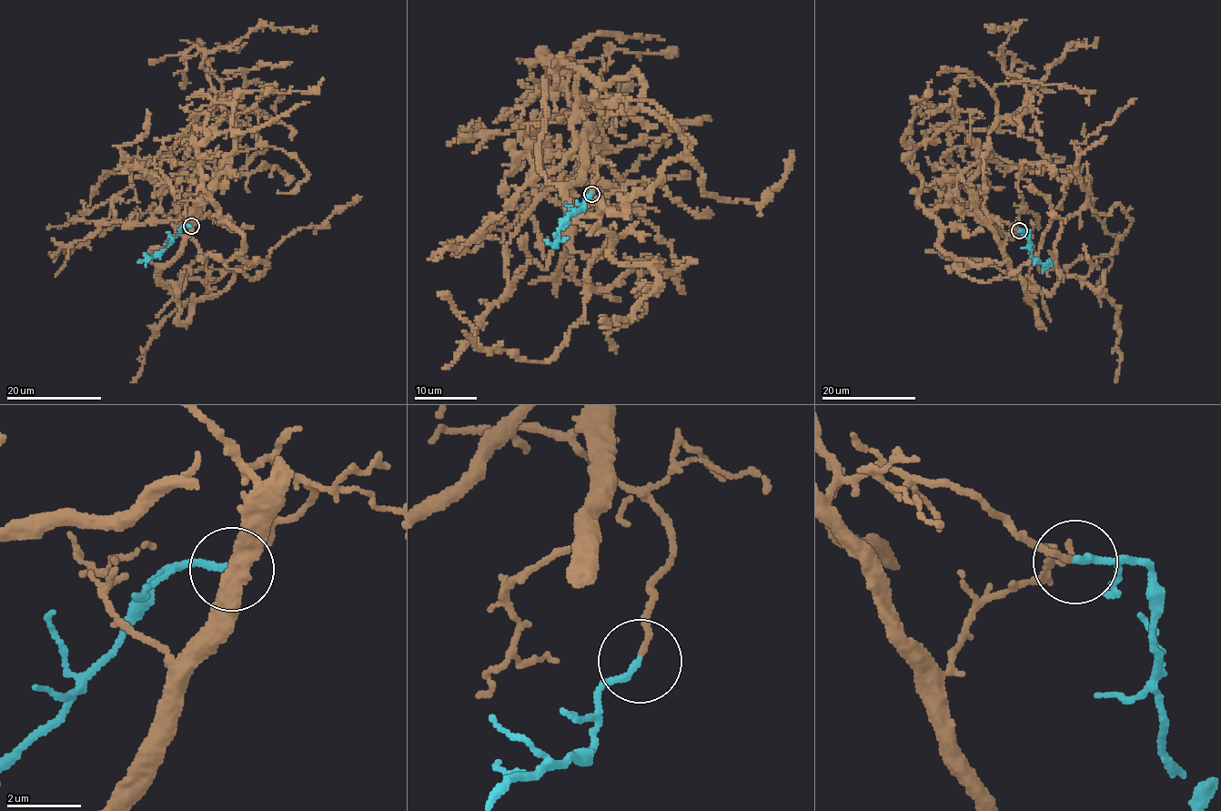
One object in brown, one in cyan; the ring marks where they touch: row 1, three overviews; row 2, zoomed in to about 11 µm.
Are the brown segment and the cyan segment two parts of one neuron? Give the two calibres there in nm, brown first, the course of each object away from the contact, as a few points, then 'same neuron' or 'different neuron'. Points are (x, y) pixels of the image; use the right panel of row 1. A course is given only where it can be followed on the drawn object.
140 nm thick on the brown side, 180 nm on the other; brown runs (1019, 231), (989, 223), (1012, 276), (1050, 293), (1061, 225), (1091, 193), (1070, 143), (1135, 99); cyan runs (1020, 231), (1029, 233), (1033, 257), (1046, 265), (1052, 262), (1045, 268); same neuron

